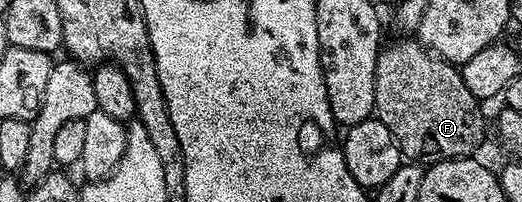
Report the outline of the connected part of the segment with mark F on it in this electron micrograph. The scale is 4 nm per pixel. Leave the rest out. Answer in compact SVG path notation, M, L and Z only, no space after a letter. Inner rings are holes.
M401 39L405 40L390 48L389 45L382 47L377 54L373 103L376 119L393 132L406 161L421 162L424 156L442 160L472 157L476 153L473 151L485 140L482 101L467 90L458 65L442 60L420 39Z

